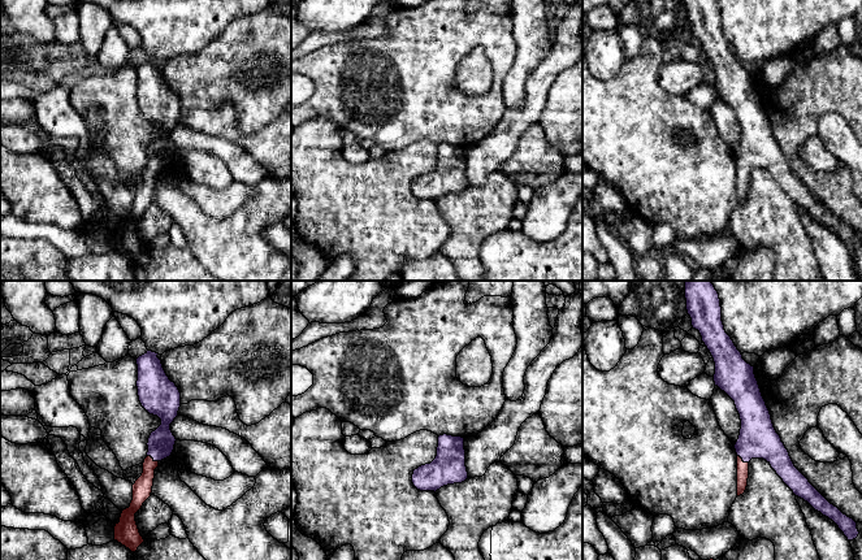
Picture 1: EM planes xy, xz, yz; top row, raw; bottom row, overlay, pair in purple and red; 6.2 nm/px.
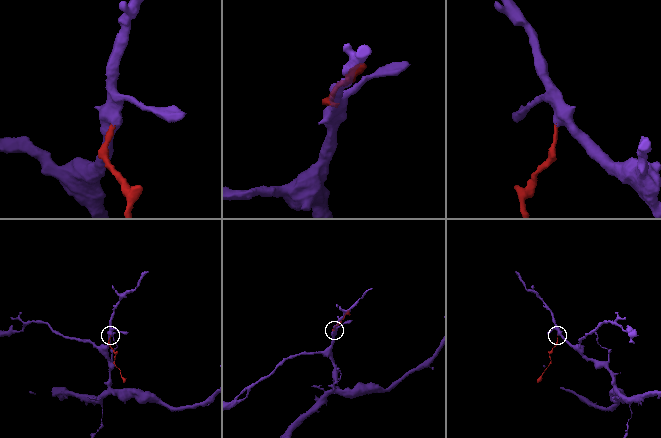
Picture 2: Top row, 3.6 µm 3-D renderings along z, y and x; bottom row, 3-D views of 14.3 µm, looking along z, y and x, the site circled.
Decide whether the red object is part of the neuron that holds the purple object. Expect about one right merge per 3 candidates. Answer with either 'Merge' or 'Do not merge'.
Merge

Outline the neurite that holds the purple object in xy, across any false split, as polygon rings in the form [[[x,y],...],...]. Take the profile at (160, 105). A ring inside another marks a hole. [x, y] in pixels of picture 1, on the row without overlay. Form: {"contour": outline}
{"contour": [[[147,60],[137,68],[137,96],[142,116],[150,123],[157,125],[161,134],[148,147],[148,161],[143,172],[143,182],[133,194],[133,209],[130,216],[122,220],[120,231],[114,235],[114,249],[131,261],[135,261],[144,251],[135,230],[135,222],[151,205],[155,178],[161,169],[172,164],[177,149],[170,139],[170,133],[178,125],[181,101],[166,84],[157,64]]]}

